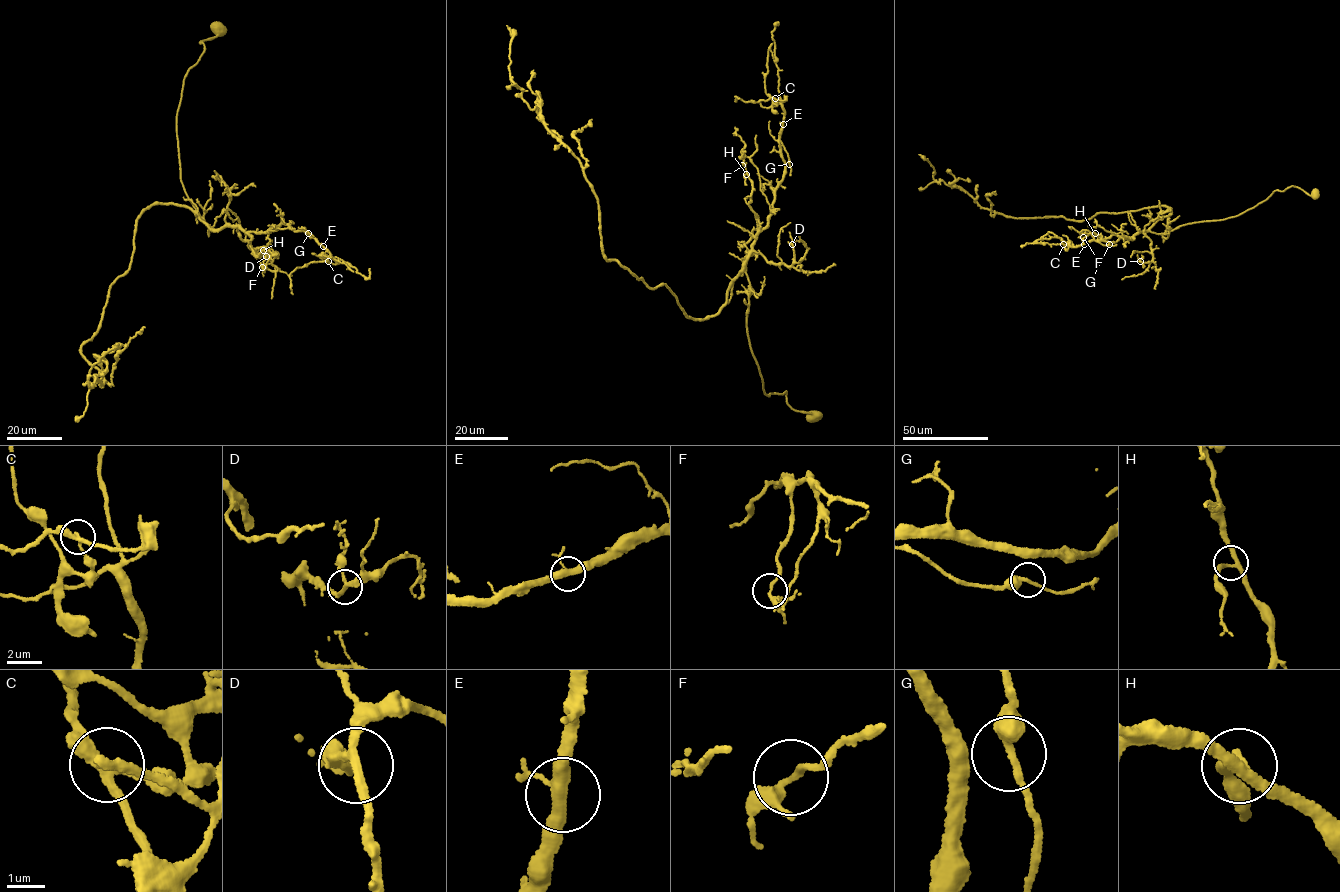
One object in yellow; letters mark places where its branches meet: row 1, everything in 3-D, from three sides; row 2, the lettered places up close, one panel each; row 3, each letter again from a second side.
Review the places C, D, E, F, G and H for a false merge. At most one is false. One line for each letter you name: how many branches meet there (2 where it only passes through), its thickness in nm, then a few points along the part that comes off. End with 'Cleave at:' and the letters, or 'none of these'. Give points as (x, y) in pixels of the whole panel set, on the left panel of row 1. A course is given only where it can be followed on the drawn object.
Cleave at: none of these

